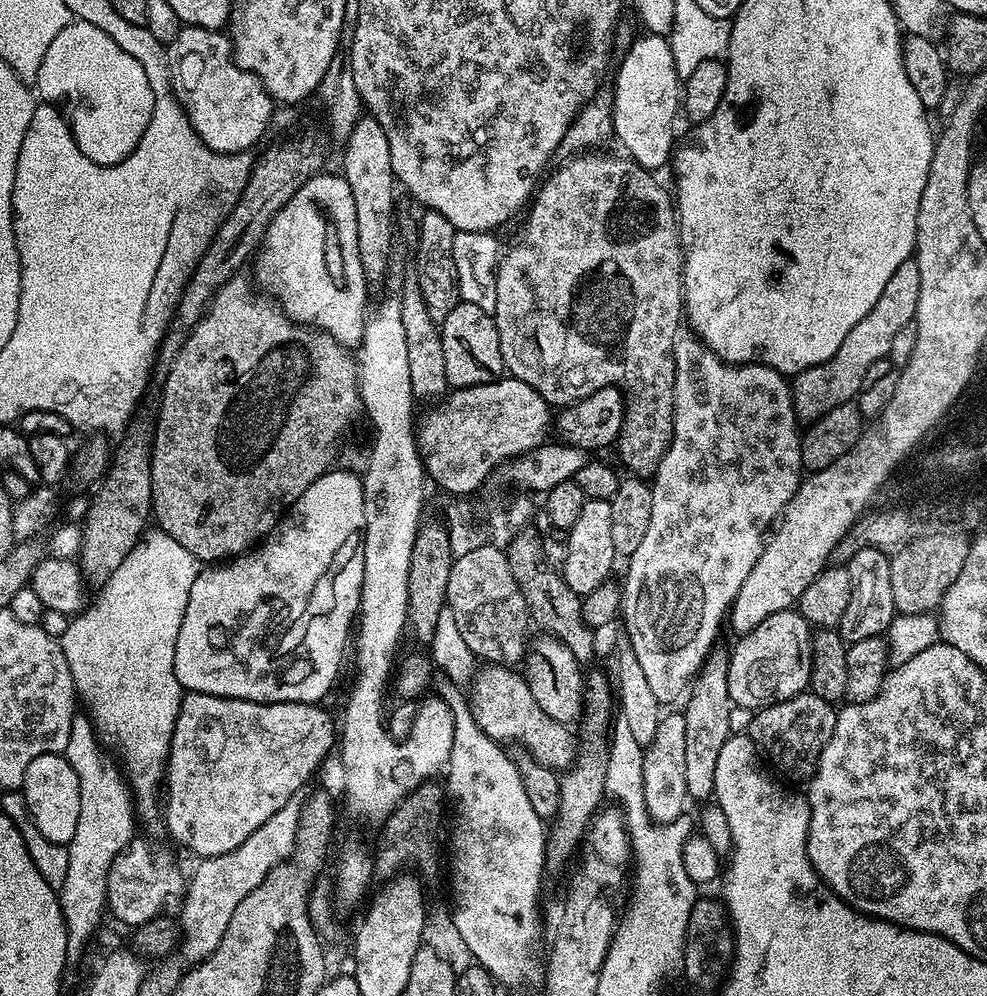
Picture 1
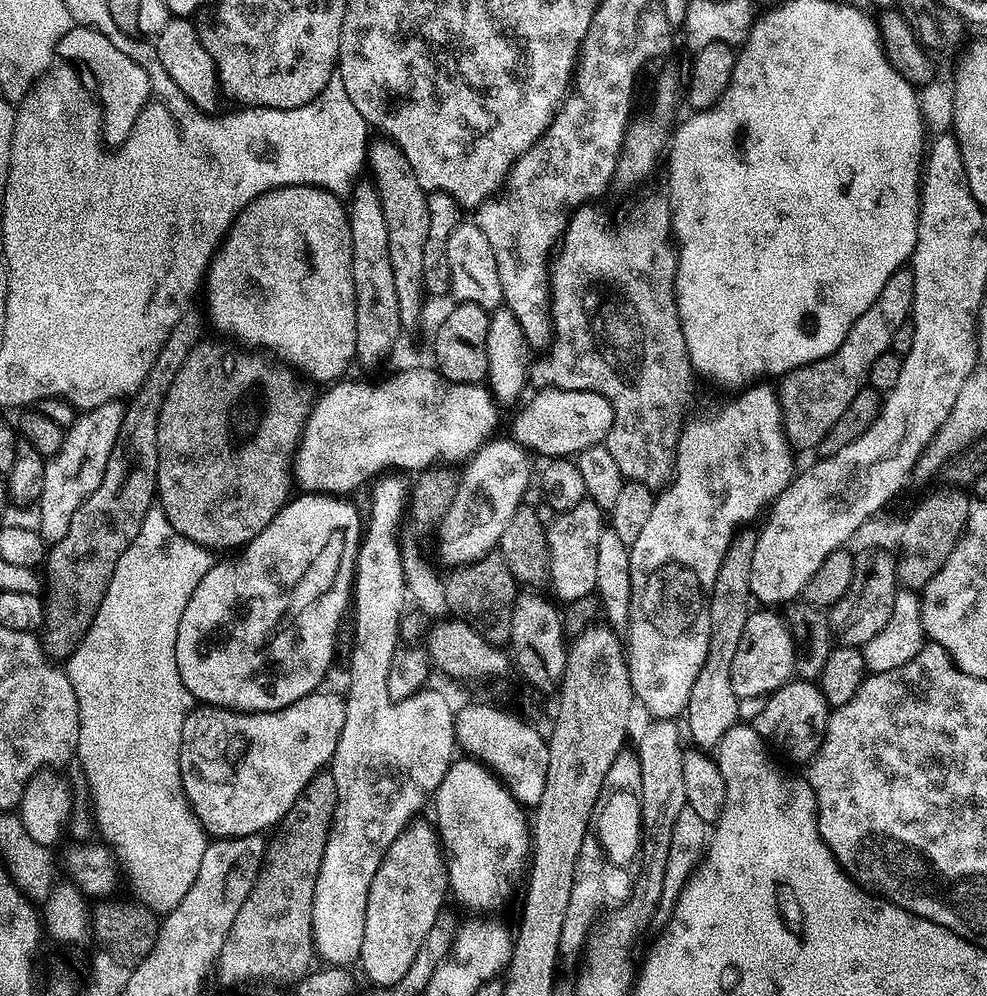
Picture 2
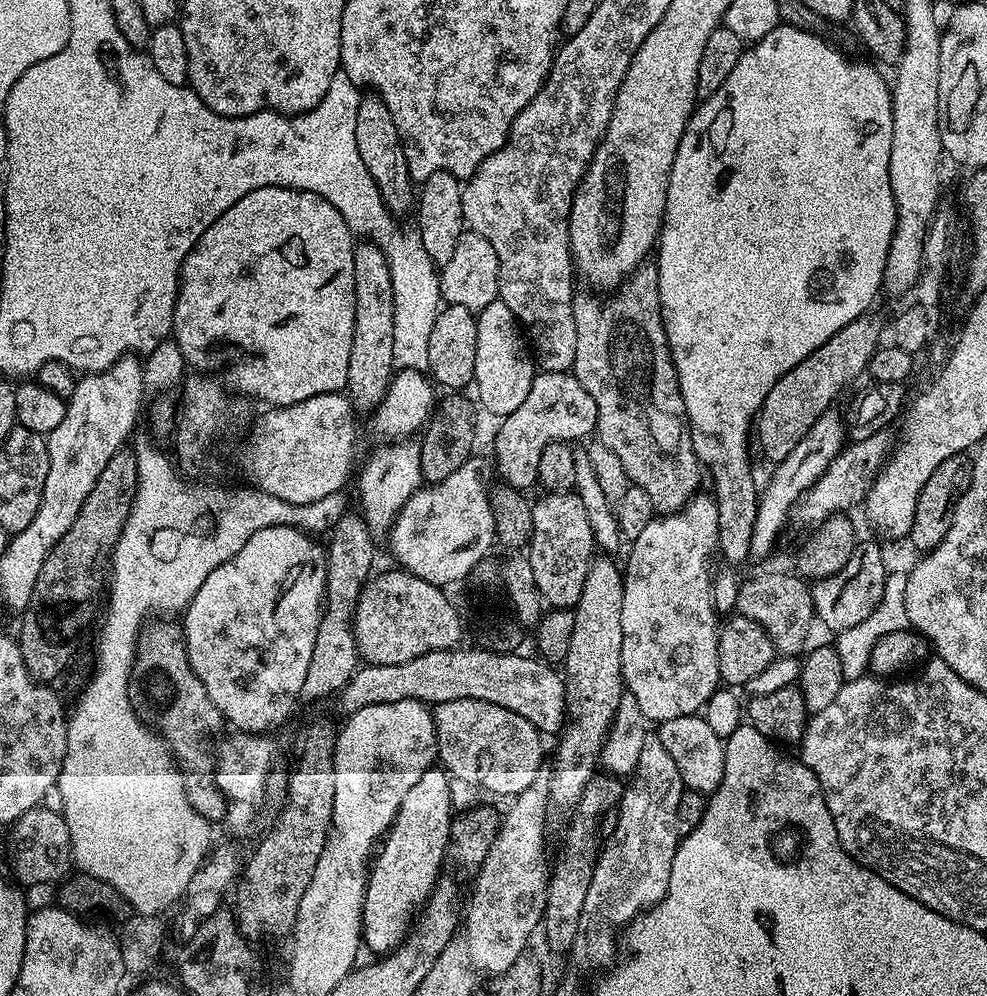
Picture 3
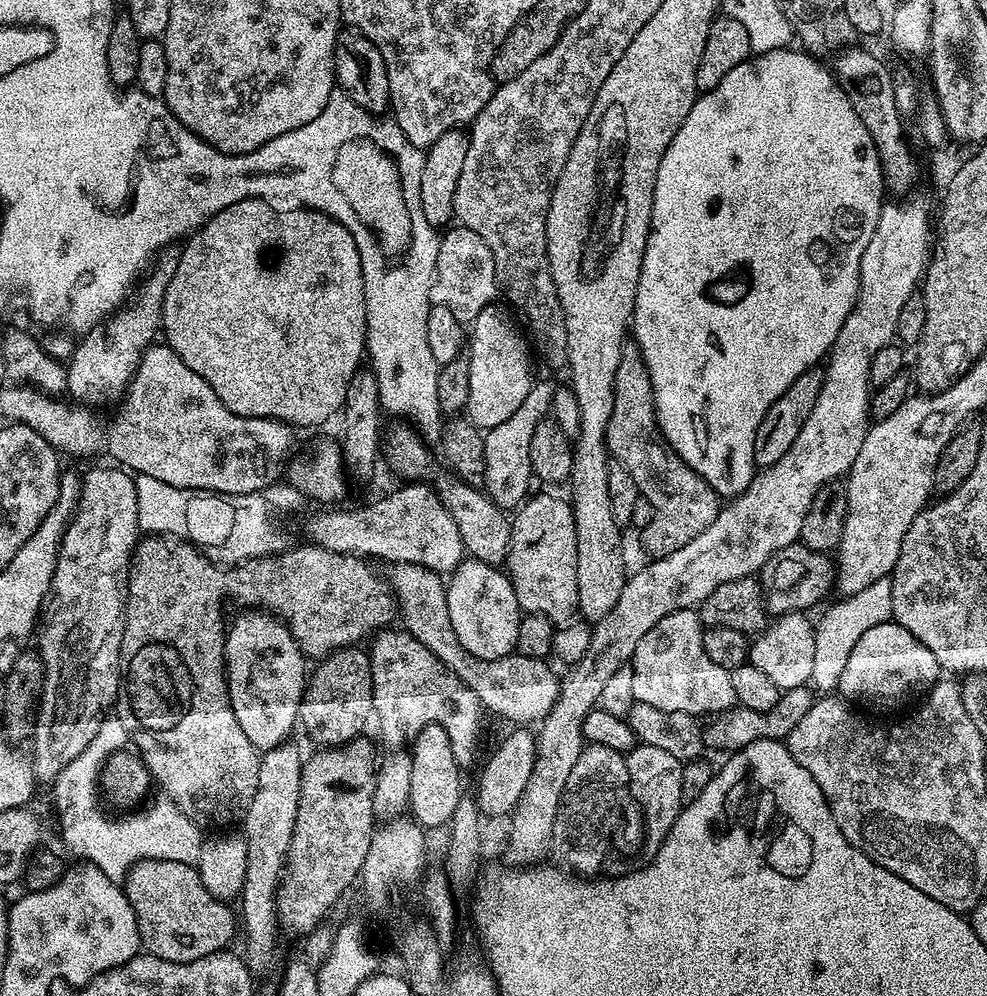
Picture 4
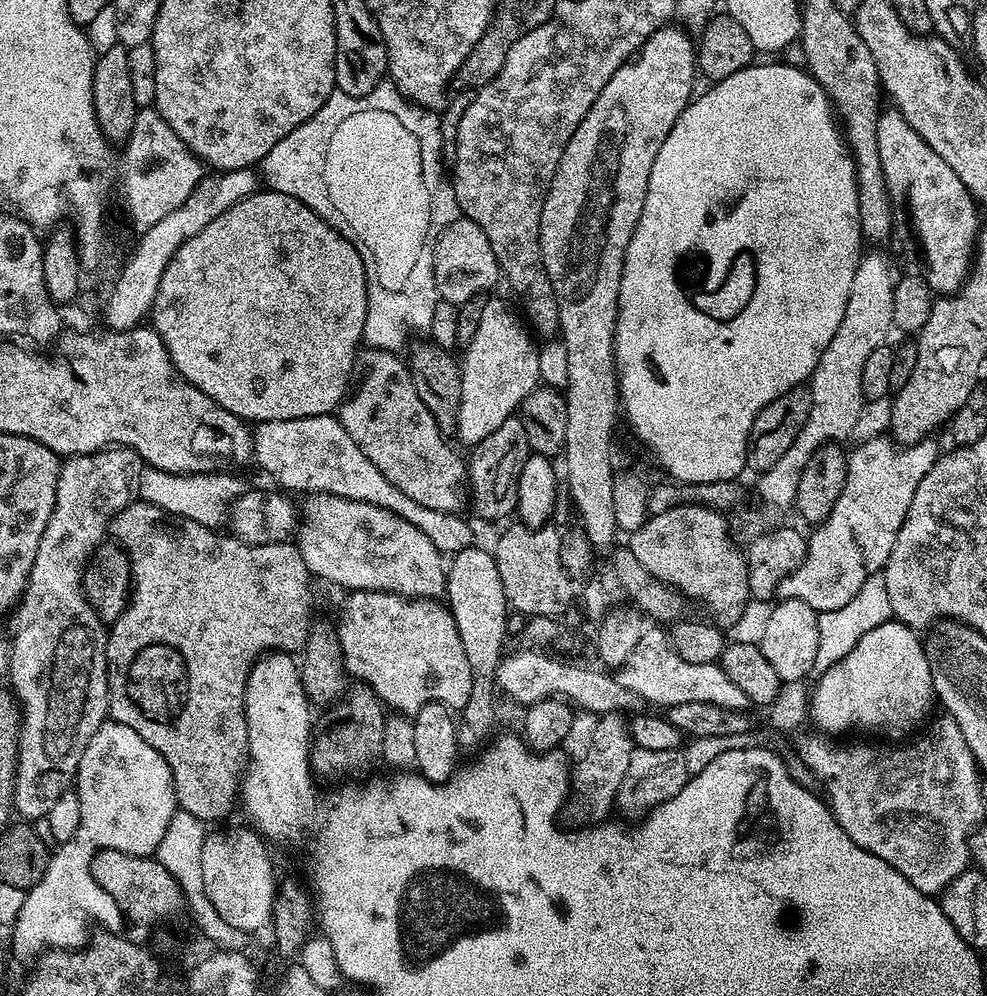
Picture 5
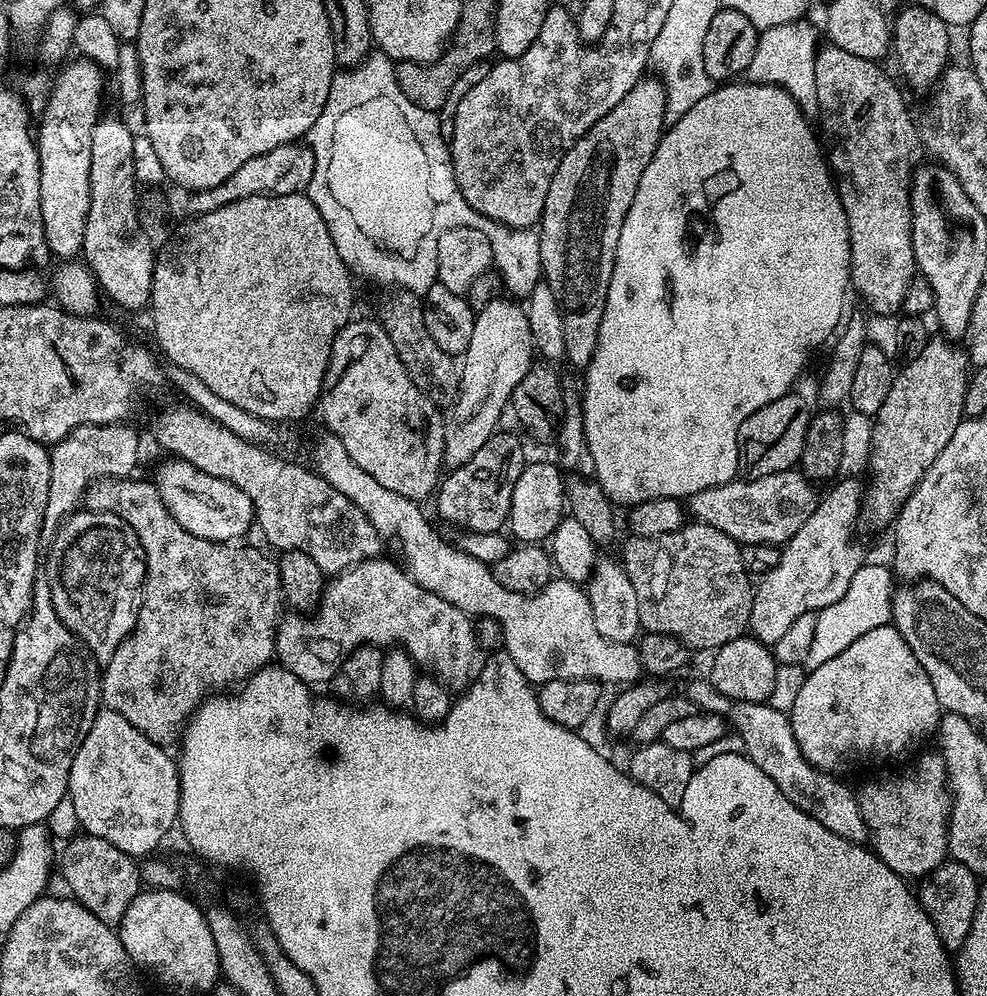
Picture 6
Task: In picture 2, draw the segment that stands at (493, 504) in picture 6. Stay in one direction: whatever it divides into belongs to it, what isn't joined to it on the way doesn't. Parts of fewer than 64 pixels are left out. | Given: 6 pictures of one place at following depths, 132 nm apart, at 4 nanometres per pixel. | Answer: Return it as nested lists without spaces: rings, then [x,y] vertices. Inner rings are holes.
[[[541,388],[512,424],[511,435],[529,453],[543,458],[572,458],[595,444],[604,444],[614,422],[614,410],[602,394],[586,390]]]

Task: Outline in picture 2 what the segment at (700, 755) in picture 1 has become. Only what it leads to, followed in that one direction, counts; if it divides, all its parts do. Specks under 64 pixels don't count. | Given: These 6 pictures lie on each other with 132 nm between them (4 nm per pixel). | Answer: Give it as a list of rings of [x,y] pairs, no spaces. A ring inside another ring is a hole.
[[[744,530],[737,535],[726,550],[722,566],[714,578],[714,590],[708,595],[710,638],[706,660],[702,662],[702,670],[698,670],[698,678],[694,678],[694,686],[690,686],[690,698],[686,709],[687,735],[688,732],[692,735],[692,740],[696,743],[693,745],[700,750],[715,749],[722,734],[726,734],[726,730],[730,730],[738,723],[736,714],[739,699],[732,693],[730,686],[730,666],[734,662],[734,653],[738,650],[738,638],[742,638],[742,626],[746,626],[746,618],[750,611],[748,575],[755,545],[755,531]]]

